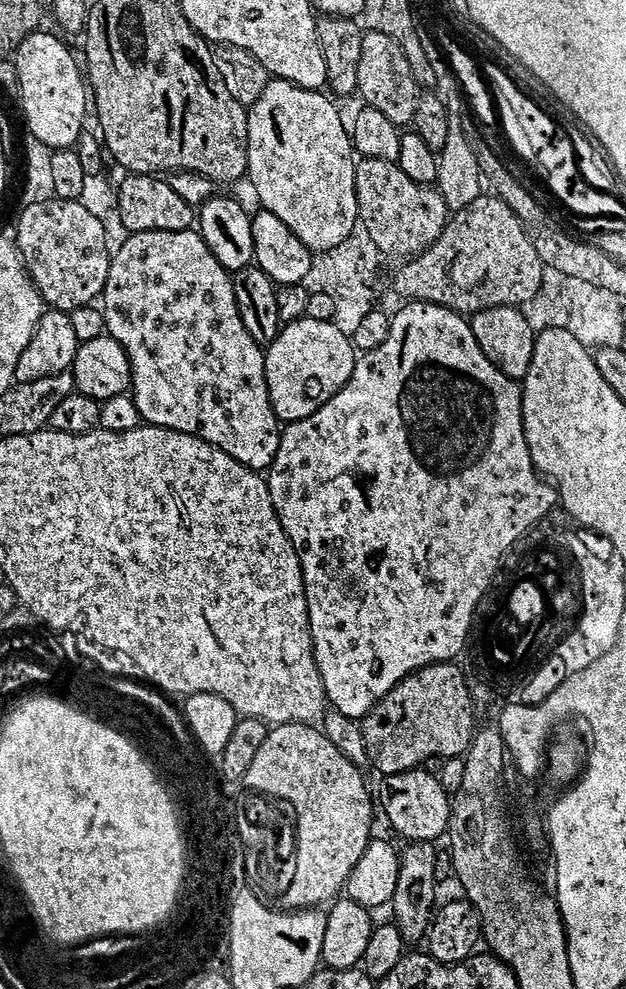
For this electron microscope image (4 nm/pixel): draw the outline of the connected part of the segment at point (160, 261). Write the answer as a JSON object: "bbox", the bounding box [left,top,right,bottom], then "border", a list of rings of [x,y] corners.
{"bbox":[102,230,280,448],"border":[[[196,230],[186,232],[133,232],[127,239],[128,241],[120,249],[115,249],[112,257],[110,274],[102,297],[102,311],[107,335],[113,336],[124,347],[128,360],[132,363],[130,392],[135,399],[137,410],[140,411],[141,421],[154,428],[172,429],[178,433],[196,436],[217,448],[222,446],[232,448],[234,442],[238,442],[238,438],[236,438],[236,436],[240,436],[238,430],[256,430],[256,428],[264,428],[268,424],[268,428],[271,428],[273,434],[278,434],[280,421],[276,416],[276,411],[273,410],[273,404],[270,402],[269,386],[265,376],[267,353],[258,341],[250,338],[250,330],[246,330],[246,326],[242,322],[242,314],[238,310],[232,276],[218,262],[218,258],[214,258],[210,246],[205,242],[201,233]]]}

